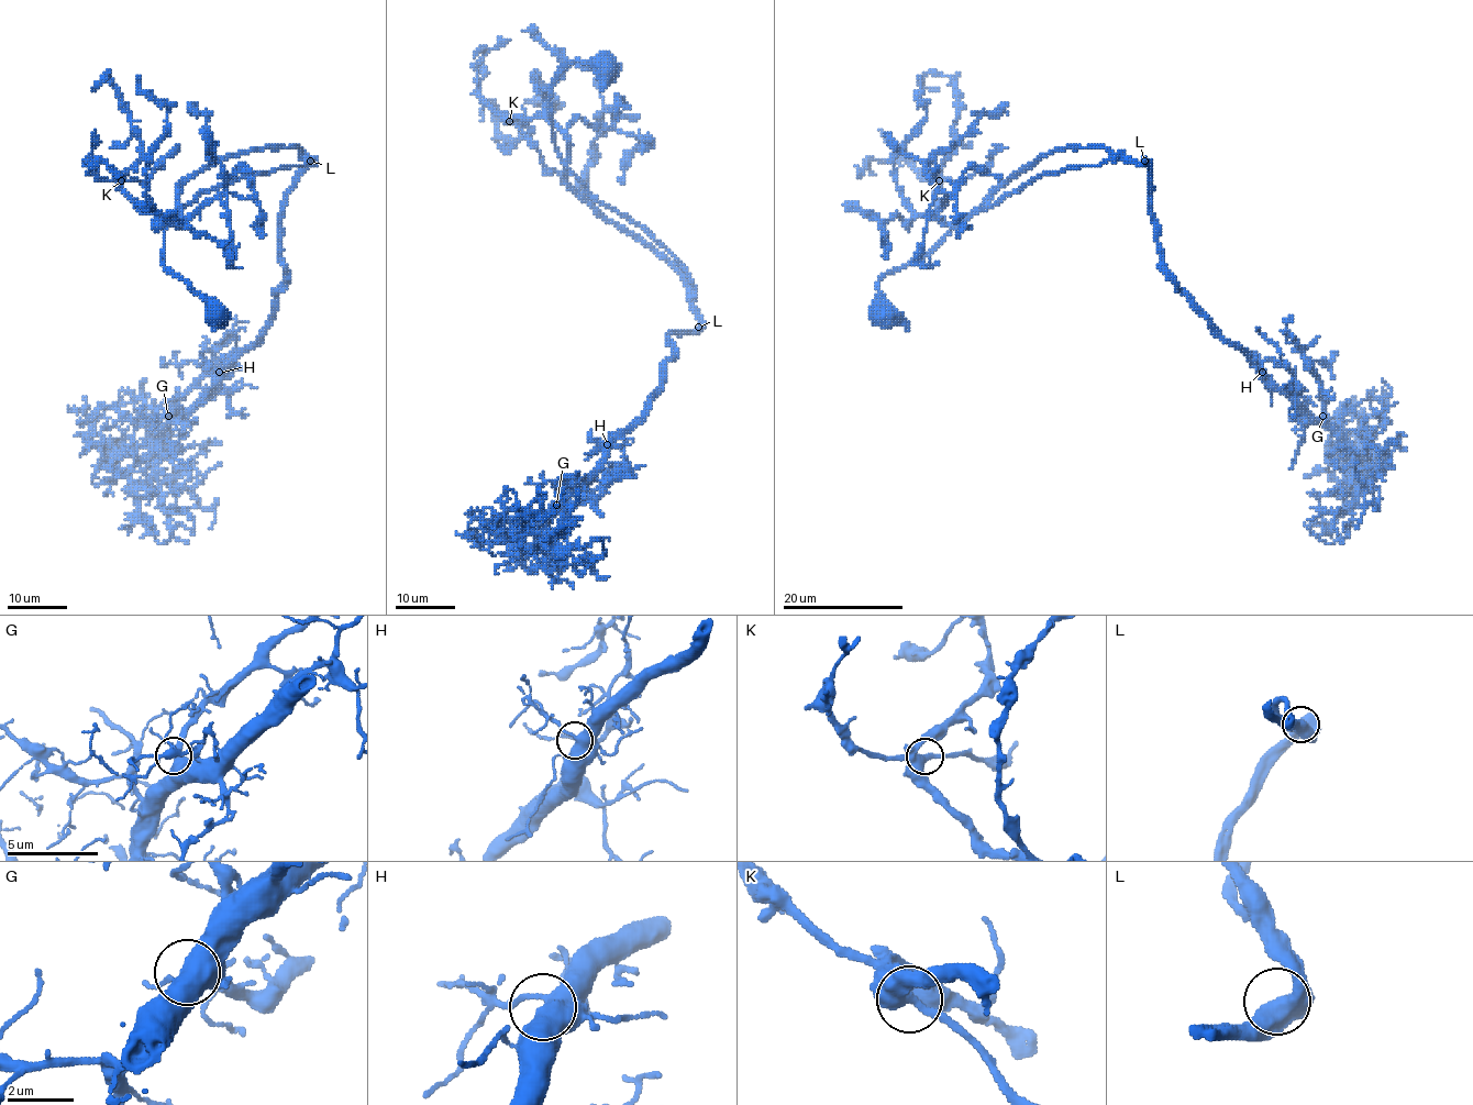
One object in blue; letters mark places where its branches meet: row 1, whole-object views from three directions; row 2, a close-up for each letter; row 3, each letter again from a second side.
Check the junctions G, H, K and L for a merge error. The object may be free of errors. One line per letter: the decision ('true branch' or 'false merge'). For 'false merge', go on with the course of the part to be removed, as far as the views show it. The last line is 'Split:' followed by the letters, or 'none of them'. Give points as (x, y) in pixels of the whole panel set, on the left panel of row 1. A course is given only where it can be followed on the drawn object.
G: true branch
H: true branch
K: true branch
L: true branch
Split: none of them

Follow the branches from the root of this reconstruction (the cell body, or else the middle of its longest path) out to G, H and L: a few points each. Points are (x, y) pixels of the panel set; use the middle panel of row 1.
G: (605, 63), (561, 72), (553, 141), (590, 194), (677, 261), (701, 323), (669, 335), (661, 391), (556, 505)
H: (605, 63), (561, 72), (553, 141), (590, 194), (677, 261), (701, 321), (669, 335), (661, 391), (607, 444)
L: (605, 63), (571, 62), (561, 72), (550, 95), (553, 141), (590, 194), (640, 223), (683, 268), (698, 327)

